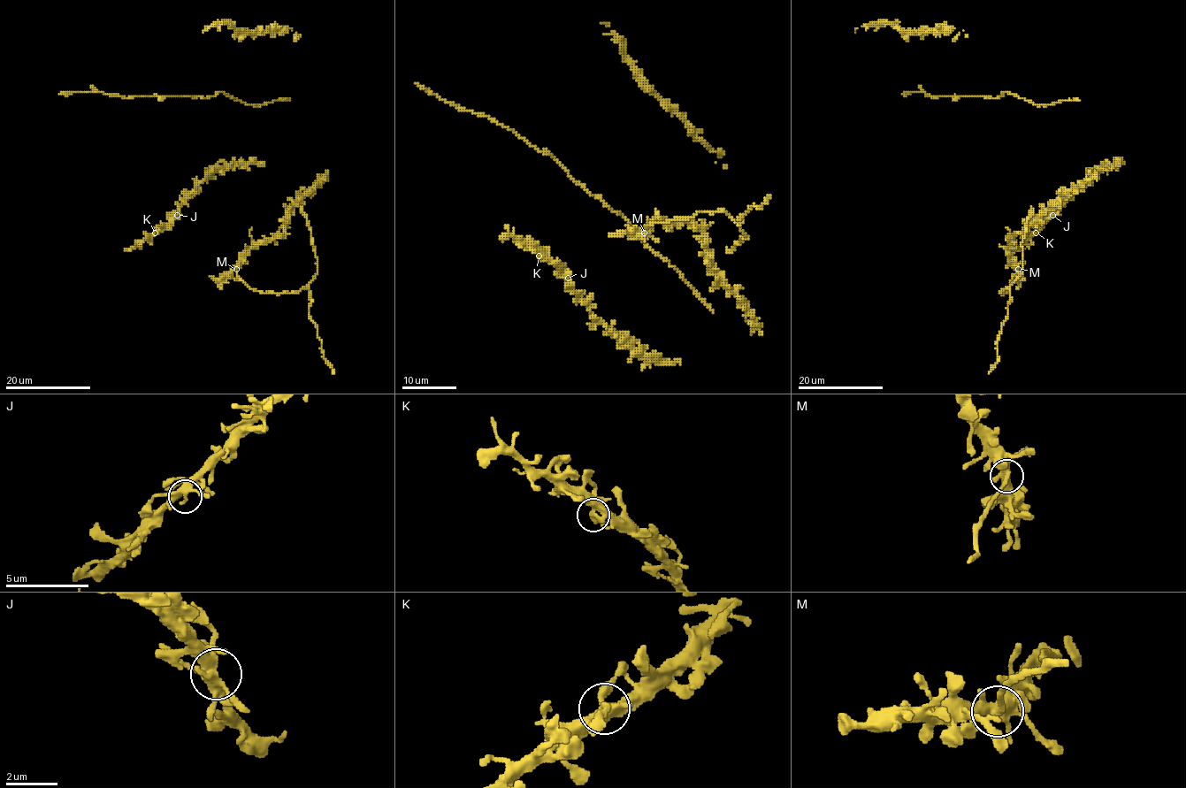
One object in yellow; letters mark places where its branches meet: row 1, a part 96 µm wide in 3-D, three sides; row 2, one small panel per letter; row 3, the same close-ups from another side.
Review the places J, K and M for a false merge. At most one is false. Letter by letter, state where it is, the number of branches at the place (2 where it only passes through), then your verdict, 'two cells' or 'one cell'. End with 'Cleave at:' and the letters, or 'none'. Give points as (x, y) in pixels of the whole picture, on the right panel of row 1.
J: place (1052, 215); branches 4; one cell
K: place (1036, 233); branches 4; one cell
M: place (1018, 269); branches 4; two cells
Cleave at: M

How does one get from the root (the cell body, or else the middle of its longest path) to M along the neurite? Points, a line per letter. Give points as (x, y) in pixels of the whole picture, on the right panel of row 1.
M: (1089, 170), (1090, 178), (1070, 188), (1009, 240), (1008, 255), (1018, 269)

